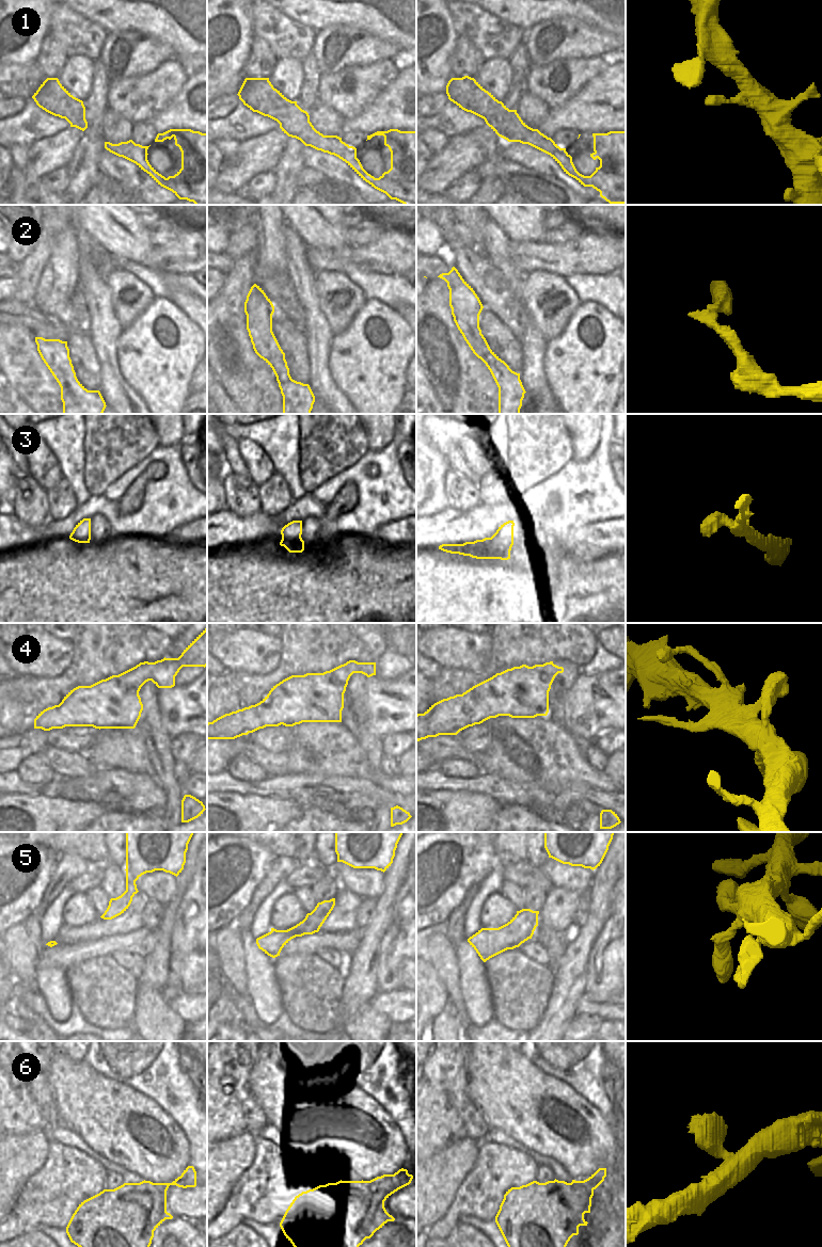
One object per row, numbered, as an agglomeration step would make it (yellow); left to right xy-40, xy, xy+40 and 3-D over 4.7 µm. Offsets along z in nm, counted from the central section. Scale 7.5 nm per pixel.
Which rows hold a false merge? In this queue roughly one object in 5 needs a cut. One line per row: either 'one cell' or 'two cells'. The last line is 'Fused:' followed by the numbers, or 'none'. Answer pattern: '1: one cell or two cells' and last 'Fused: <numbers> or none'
1: one cell
2: one cell
3: one cell
4: one cell
5: one cell
6: one cell
Fused: none

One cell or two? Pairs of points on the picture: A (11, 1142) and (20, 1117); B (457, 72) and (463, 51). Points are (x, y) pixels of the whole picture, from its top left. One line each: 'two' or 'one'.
A: two
B: one

